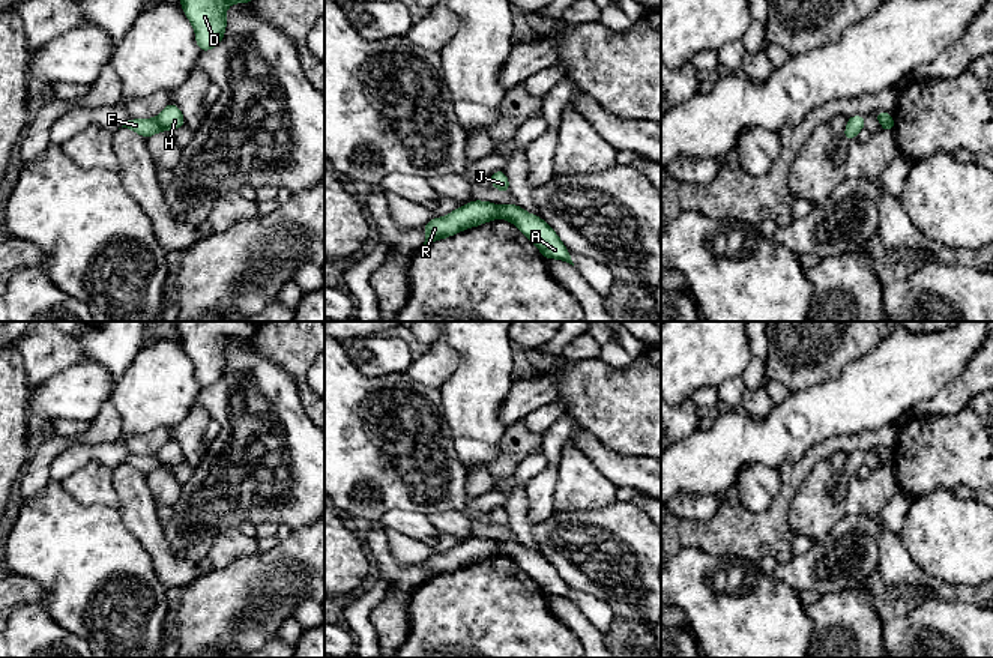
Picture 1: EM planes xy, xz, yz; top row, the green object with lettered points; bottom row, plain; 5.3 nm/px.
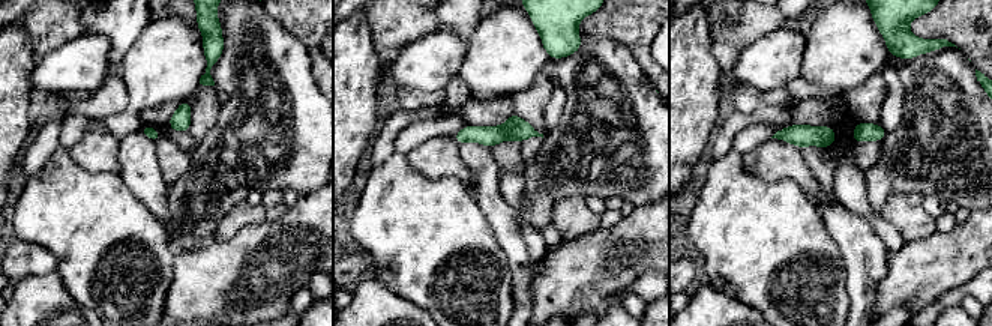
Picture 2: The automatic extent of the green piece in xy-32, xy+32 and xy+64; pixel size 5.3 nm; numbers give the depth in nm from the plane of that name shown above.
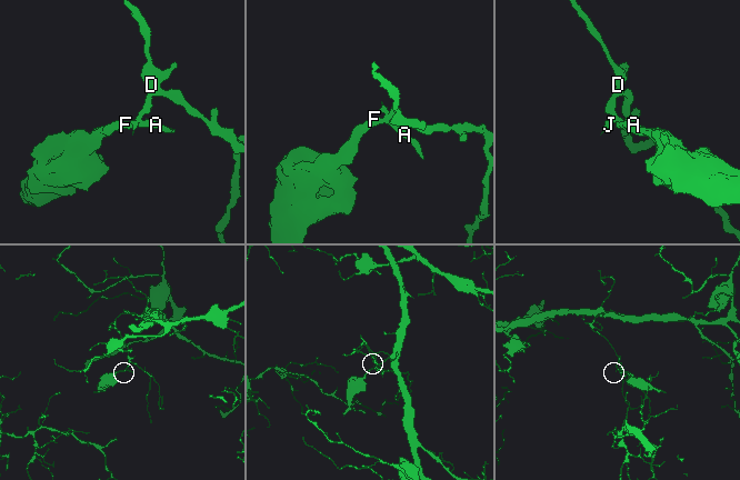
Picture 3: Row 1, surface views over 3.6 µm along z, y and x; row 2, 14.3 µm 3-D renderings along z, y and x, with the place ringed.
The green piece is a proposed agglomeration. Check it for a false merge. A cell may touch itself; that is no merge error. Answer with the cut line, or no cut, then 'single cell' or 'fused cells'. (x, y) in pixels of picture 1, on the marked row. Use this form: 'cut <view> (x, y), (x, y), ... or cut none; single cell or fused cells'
cut xz (496, 206), (499, 217); fused cells

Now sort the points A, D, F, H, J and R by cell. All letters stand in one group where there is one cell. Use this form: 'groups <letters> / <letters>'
groups A D H J / F R

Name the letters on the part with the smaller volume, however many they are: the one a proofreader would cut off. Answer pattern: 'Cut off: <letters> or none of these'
Cut off: F, R

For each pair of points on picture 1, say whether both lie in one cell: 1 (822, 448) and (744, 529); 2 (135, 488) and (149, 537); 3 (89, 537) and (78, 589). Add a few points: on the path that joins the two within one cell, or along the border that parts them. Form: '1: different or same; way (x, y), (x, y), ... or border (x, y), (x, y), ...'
1: same; way (798, 472), (790, 479), (780, 507), (768, 519)
2: same; way (135, 501), (144, 525)
3: same; way (89, 550), (89, 576)

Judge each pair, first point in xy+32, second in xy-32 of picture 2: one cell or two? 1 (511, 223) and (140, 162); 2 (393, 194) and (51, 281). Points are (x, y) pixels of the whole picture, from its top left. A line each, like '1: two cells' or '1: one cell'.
1: one cell
2: two cells

